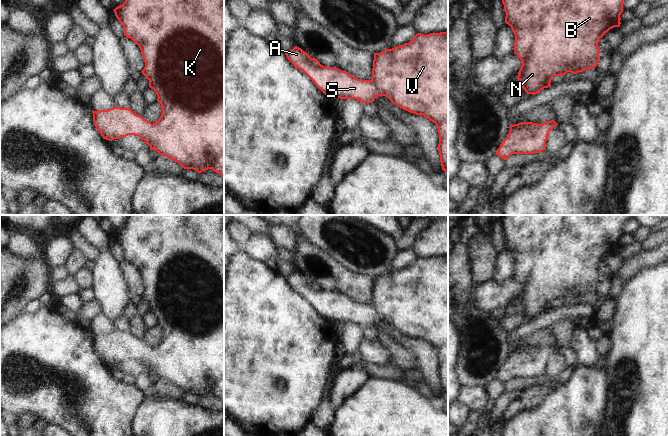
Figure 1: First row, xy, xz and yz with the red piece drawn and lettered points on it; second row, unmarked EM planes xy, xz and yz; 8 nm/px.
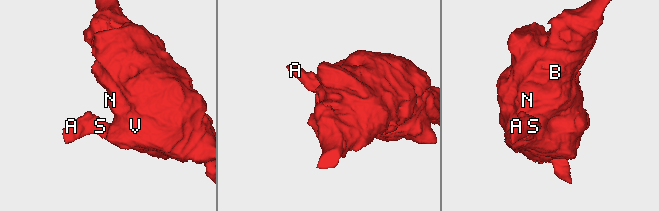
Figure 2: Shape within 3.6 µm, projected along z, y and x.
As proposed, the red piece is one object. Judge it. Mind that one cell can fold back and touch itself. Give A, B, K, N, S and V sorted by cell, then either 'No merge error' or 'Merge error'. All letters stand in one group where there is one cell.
Groups: A B K N S V. No merge error.

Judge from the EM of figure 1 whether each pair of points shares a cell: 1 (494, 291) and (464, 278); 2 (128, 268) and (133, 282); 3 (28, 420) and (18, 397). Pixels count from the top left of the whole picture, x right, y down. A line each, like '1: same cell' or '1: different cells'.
1: different cells
2: same cell
3: different cells

